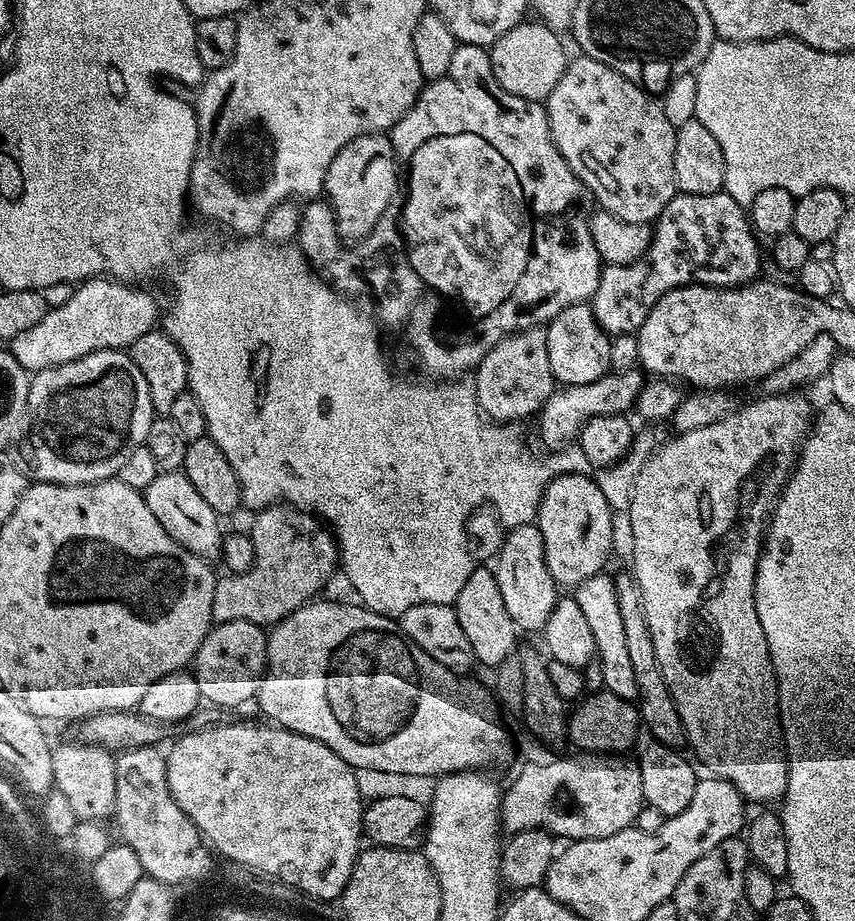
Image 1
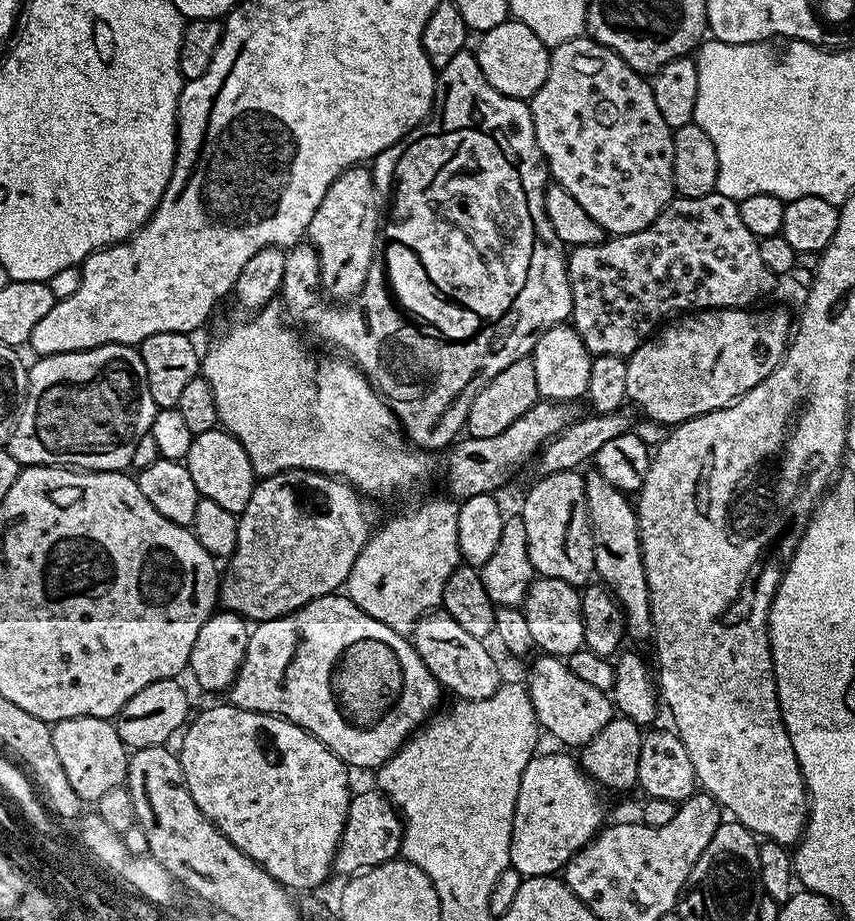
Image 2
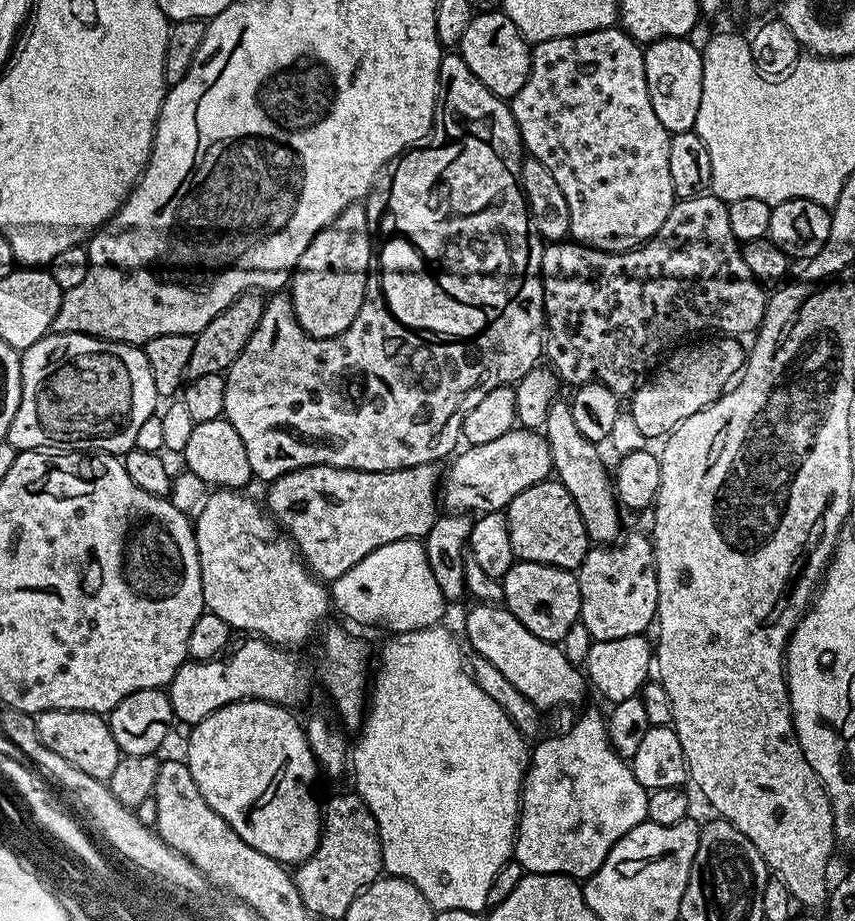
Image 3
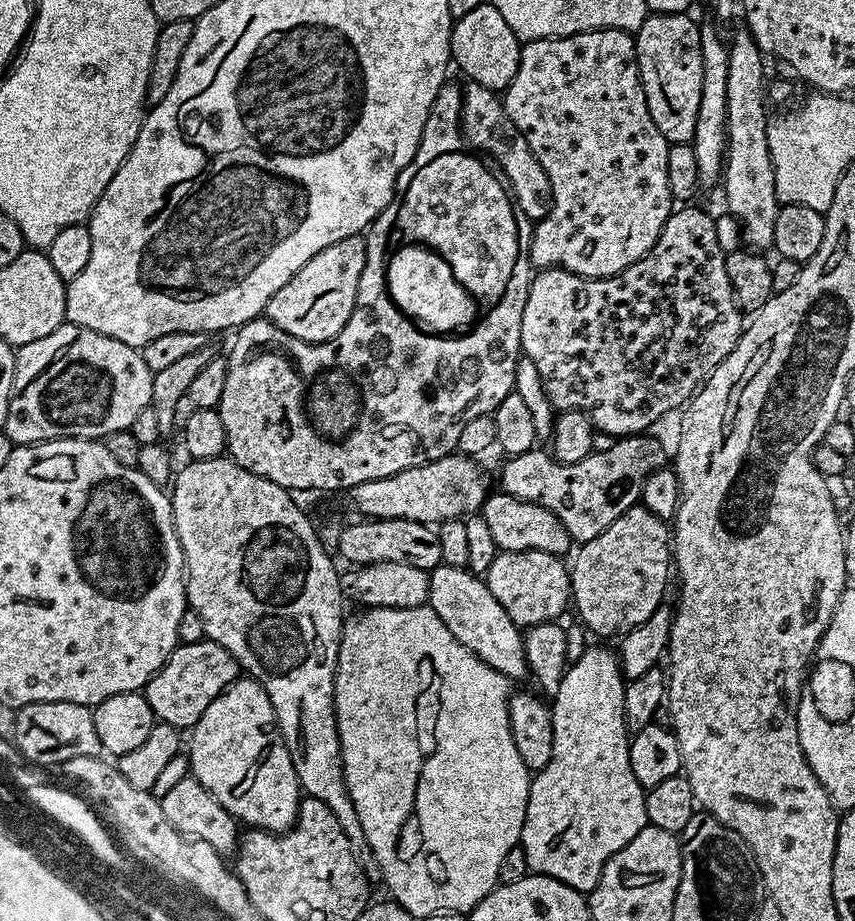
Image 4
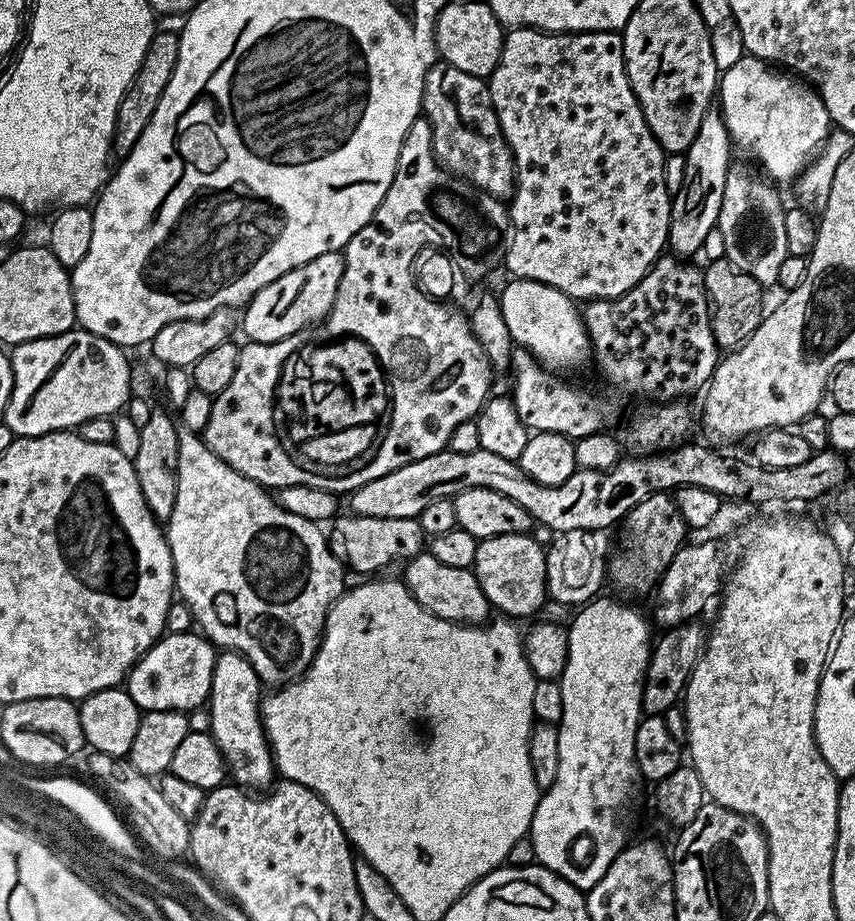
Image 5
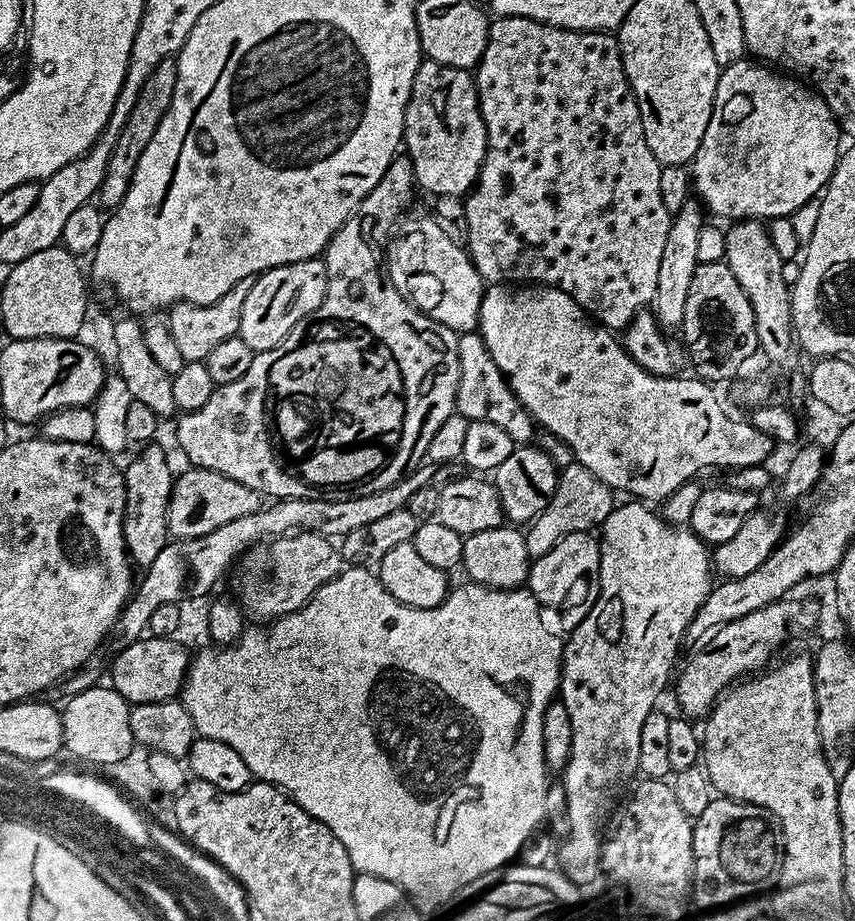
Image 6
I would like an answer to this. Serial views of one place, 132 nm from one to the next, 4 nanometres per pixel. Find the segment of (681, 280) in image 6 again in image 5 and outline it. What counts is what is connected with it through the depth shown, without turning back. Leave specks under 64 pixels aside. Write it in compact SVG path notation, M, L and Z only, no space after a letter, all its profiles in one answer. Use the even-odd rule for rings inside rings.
M710 107L706 114L702 114L702 123L698 125L698 134L694 134L694 142L690 142L687 152L683 153L682 190L672 196L667 247L677 257L692 258L695 252L697 255L704 247L706 234L717 227L718 210L722 210L722 194L726 191L726 178L734 164L732 156L734 145L726 130L726 122L719 107Z

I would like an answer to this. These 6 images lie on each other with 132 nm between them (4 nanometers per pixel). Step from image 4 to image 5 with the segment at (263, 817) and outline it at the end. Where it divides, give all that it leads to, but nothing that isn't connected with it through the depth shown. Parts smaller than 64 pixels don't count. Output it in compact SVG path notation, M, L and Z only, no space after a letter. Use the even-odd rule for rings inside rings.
M221 651L212 671L212 685L208 691L206 711L214 742L224 755L231 779L248 790L264 790L273 783L274 761L264 733L260 715L262 681L241 652Z

